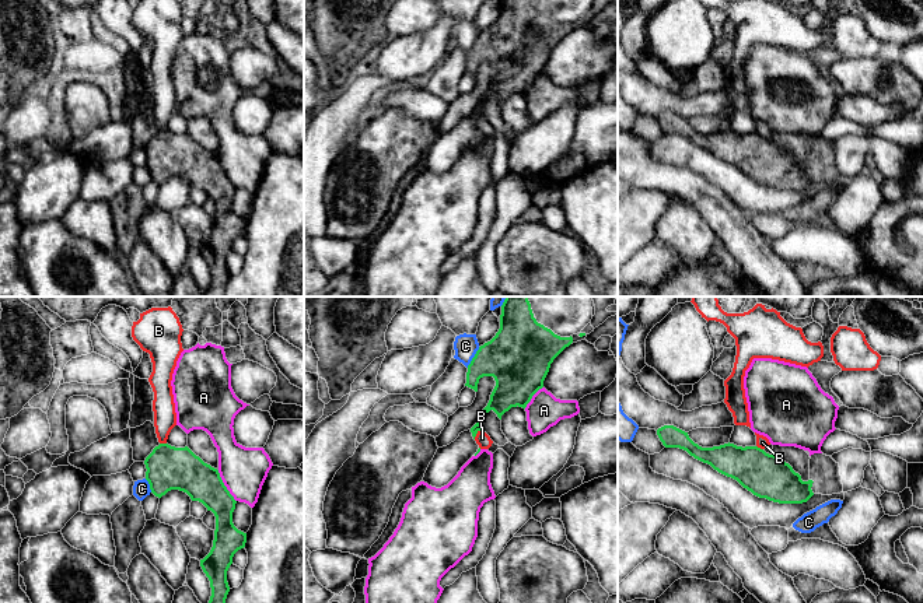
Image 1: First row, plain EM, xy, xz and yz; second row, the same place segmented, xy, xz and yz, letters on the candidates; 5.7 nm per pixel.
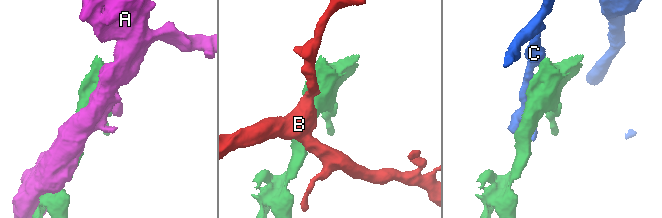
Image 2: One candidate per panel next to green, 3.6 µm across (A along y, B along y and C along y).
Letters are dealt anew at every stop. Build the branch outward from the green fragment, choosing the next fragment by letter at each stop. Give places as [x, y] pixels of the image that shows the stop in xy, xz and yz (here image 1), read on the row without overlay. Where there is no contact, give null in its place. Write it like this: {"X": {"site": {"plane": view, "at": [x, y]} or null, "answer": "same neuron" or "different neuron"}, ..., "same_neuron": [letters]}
{"A": {"site": {"plane": "xy", "at": [224, 172]}, "answer": "different neuron"}, "B": {"site": {"plane": "xz", "at": [476, 119]}, "answer": "different neuron"}, "C": {"site": {"plane": "xz", "at": [474, 44]}, "answer": "different neuron"}, "same_neuron": []}

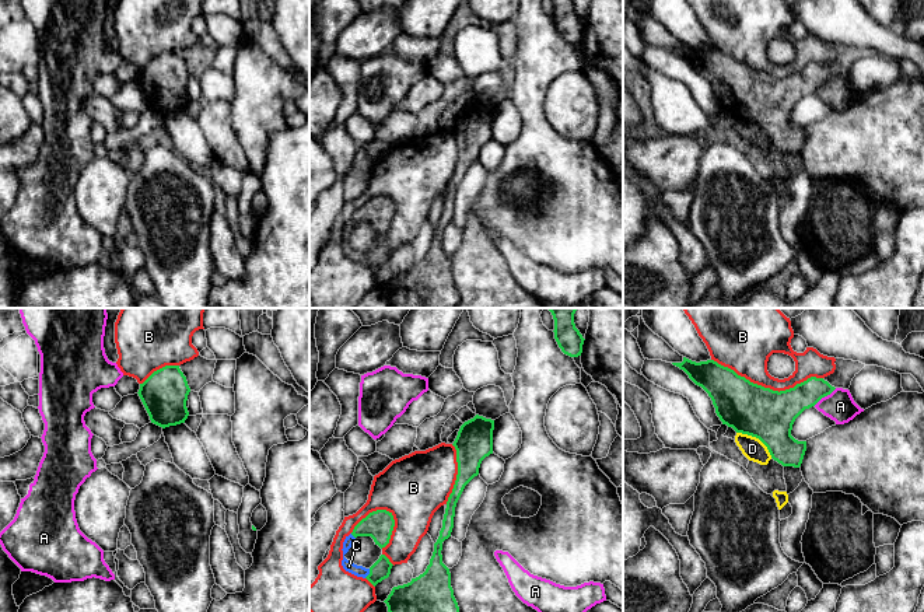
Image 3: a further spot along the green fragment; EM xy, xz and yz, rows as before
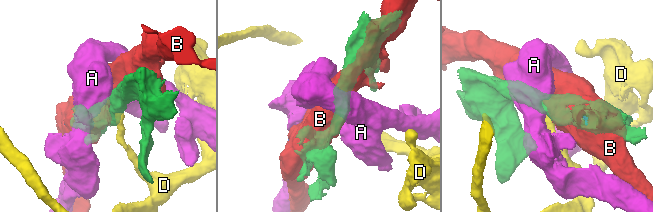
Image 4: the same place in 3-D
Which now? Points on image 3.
{"A": {"site": {"plane": "yz", "at": [825, 81]}, "answer": "different neuron"}, "B": {"site": {"plane": "yz", "at": [767, 74]}, "answer": "different neuron"}, "C": {"site": {"plane": "xz", "at": [370, 259]}, "answer": "same neuron"}, "D": {"site": {"plane": "yz", "at": [756, 123]}, "answer": "different neuron"}, "same_neuron": ["C"]}

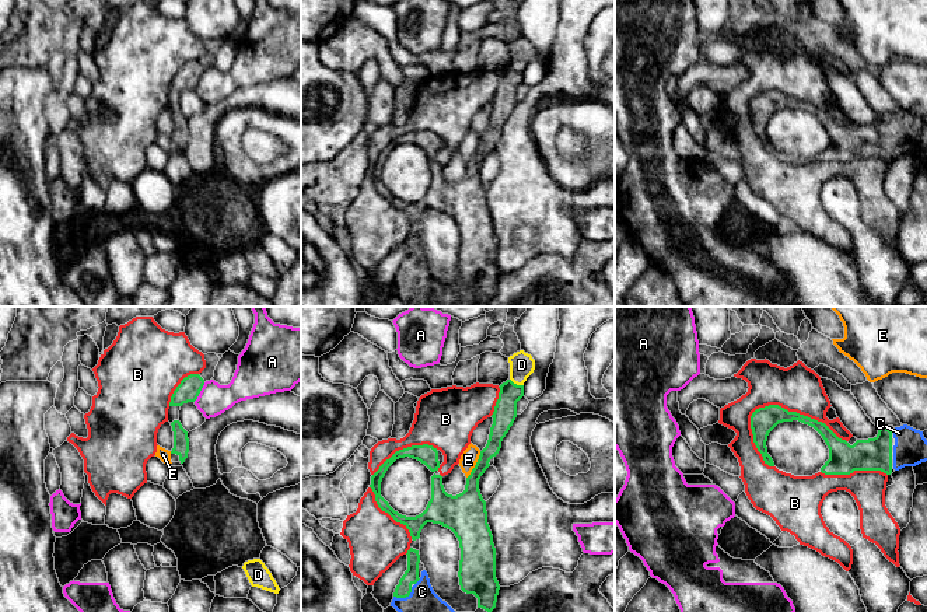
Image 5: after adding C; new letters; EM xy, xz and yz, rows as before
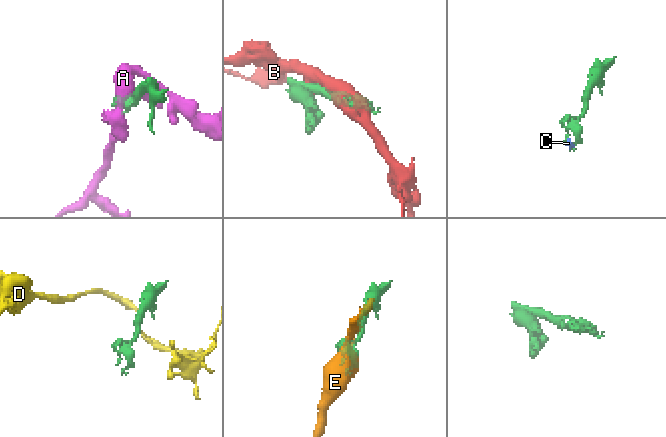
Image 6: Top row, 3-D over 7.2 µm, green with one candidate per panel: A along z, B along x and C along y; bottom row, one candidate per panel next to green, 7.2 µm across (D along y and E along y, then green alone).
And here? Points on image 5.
{"A": {"site": {"plane": "xy", "at": [199, 79]}, "answer": "different neuron"}, "B": {"site": {"plane": "yz", "at": [798, 100]}, "answer": "different neuron"}, "C": {"site": {"plane": "xz", "at": [405, 283]}, "answer": "same neuron"}, "D": {"site": {"plane": "xz", "at": [516, 70]}, "answer": "different neuron"}, "E": {"site": {"plane": "xz", "at": [475, 151]}, "answer": "different neuron"}, "same_neuron": ["C"]}

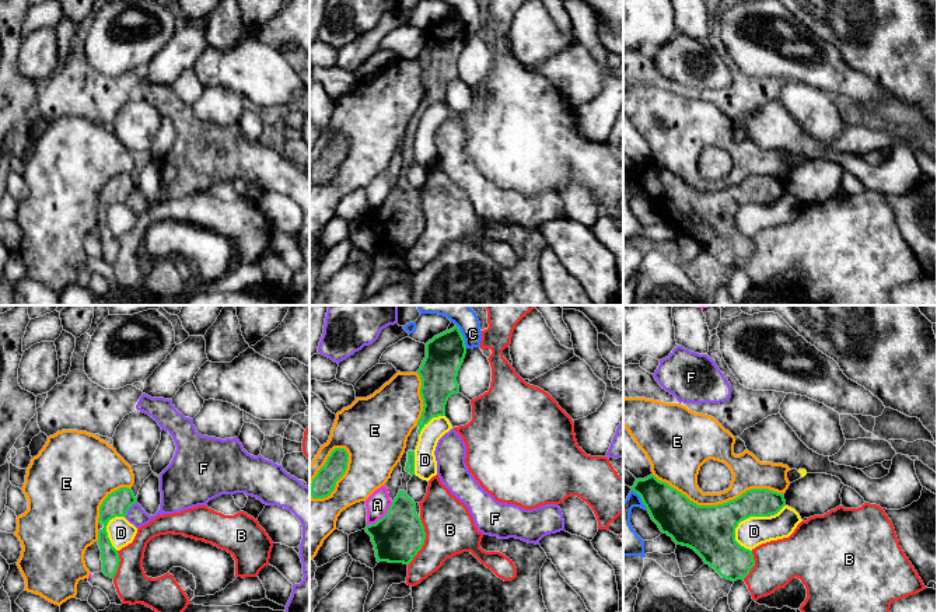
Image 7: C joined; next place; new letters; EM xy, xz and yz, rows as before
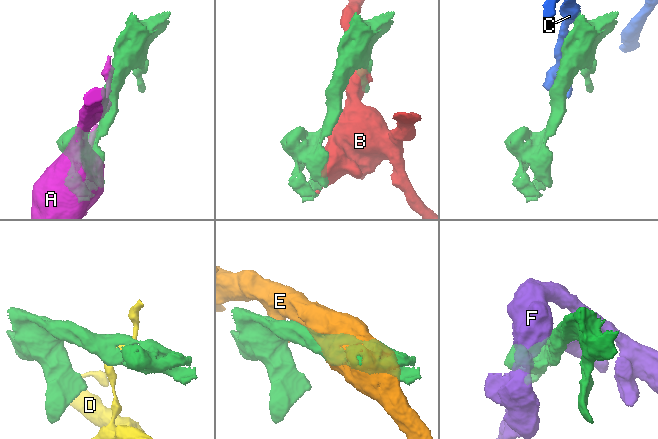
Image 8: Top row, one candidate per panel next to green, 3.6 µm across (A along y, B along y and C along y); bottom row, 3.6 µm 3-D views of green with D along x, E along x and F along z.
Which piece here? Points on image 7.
{"A": {"site": {"plane": "xz", "at": [383, 203]}, "answer": "different neuron"}, "B": {"site": {"plane": "xz", "at": [423, 228]}, "answer": "different neuron"}, "C": {"site": {"plane": "xz", "at": [462, 23]}, "answer": "different neuron"}, "D": {"site": {"plane": "yz", "at": [745, 205]}, "answer": "different neuron"}, "E": {"site": {"plane": "yz", "at": [717, 191]}, "answer": "different neuron"}, "F": {"site": {"plane": "xy", "at": [129, 193]}, "answer": "different neuron"}, "same_neuron": []}

